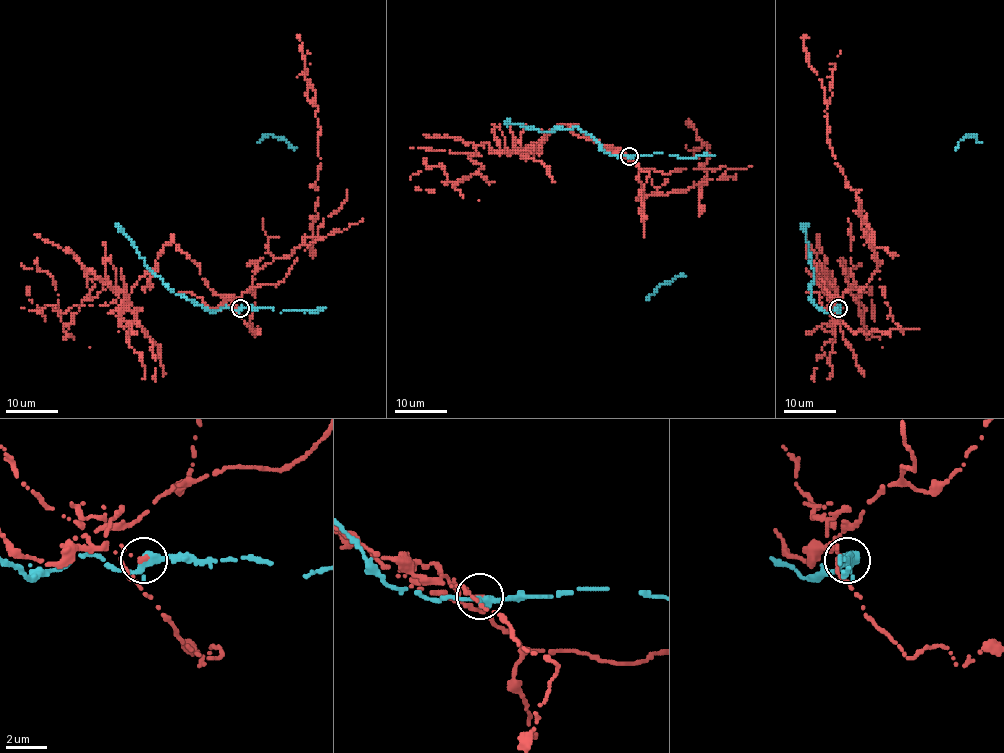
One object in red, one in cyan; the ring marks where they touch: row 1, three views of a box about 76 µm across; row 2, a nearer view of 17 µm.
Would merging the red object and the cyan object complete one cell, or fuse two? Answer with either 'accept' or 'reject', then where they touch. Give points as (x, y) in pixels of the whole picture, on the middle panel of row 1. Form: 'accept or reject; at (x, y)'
reject; at (629, 156)

